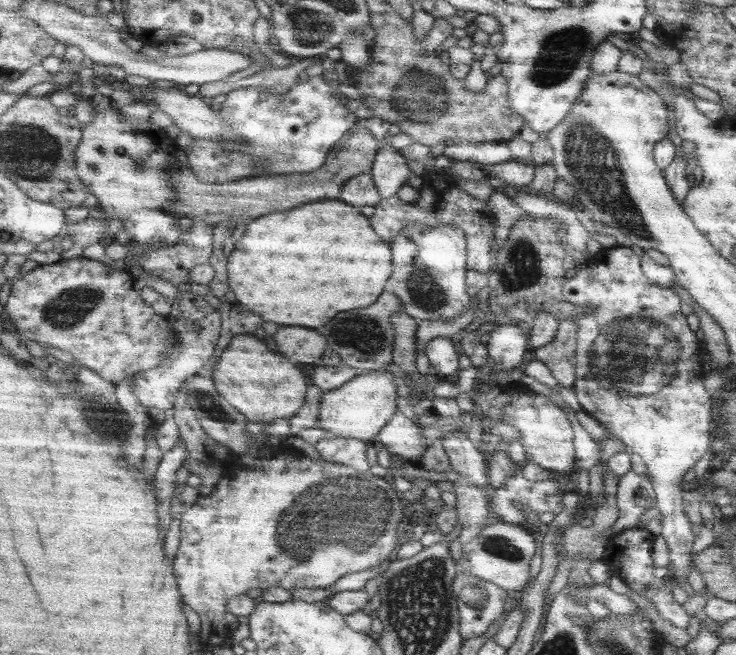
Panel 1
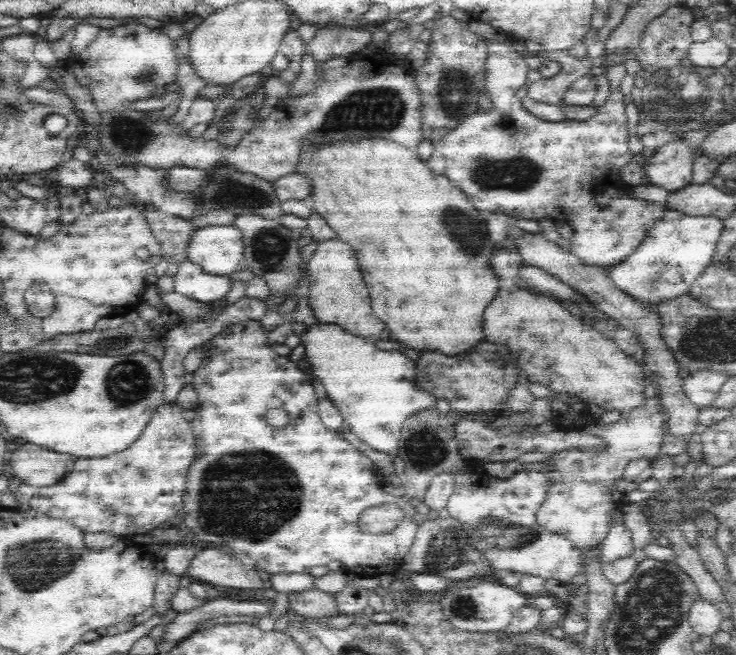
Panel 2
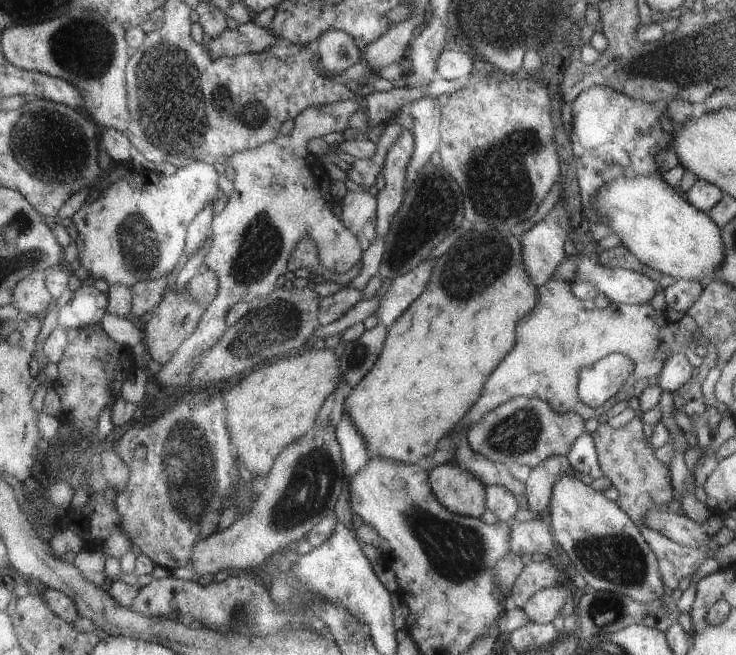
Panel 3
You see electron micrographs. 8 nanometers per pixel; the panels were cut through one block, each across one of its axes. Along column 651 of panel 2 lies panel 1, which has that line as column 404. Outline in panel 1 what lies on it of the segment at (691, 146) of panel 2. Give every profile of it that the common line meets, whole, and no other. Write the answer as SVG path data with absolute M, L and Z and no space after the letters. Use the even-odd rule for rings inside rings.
M383 144L371 172L377 192L381 194L381 200L395 198L397 192L407 184L411 176L411 168L407 160L409 158L403 156L399 150L393 150L389 144Z

